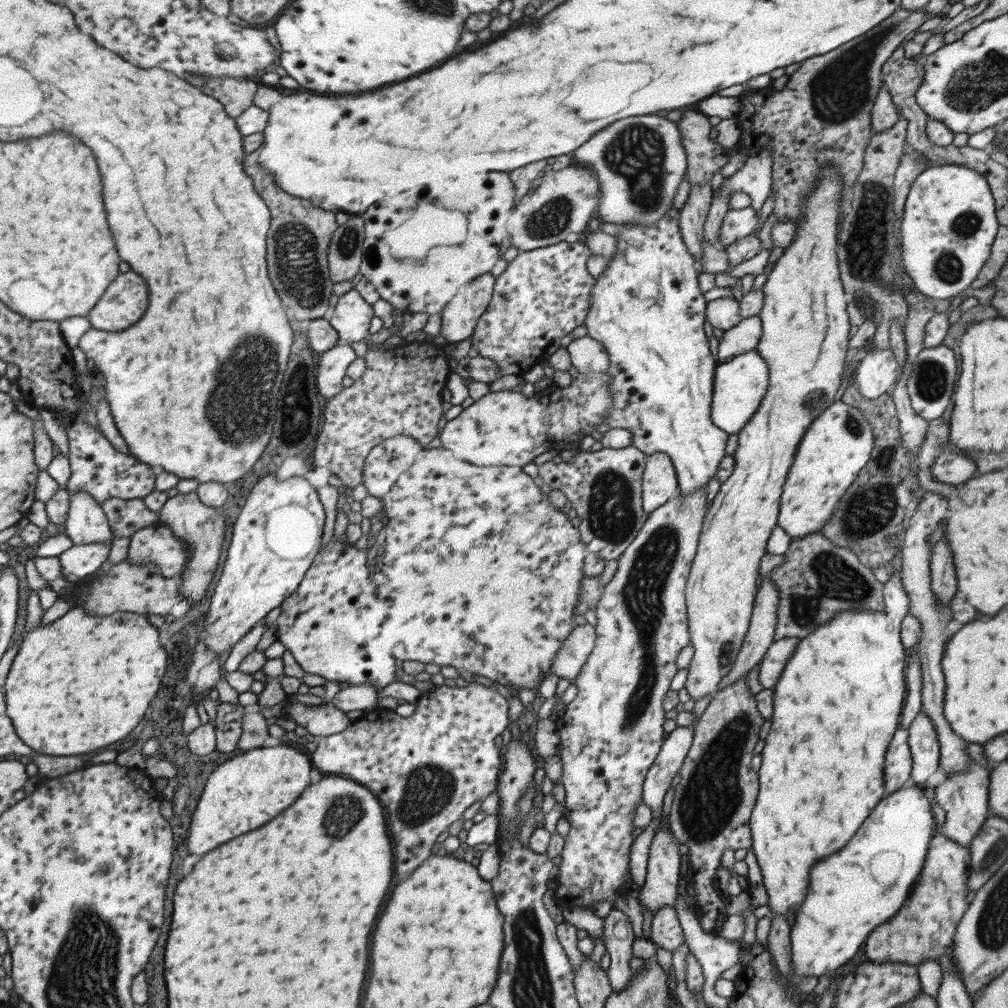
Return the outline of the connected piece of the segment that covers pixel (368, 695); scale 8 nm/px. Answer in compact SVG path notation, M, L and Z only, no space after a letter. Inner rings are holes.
M370 681L349 685L347 688L340 689L331 703L345 713L350 710L370 712L378 707L378 704L375 704L378 696L377 689Z

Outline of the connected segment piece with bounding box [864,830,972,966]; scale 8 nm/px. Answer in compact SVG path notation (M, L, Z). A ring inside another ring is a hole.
M939 830L934 832L922 872L913 884L908 900L888 922L880 924L868 935L864 950L868 960L916 966L927 958L938 961L952 943L958 923L971 902L972 892L967 889L970 859L968 847L948 840Z

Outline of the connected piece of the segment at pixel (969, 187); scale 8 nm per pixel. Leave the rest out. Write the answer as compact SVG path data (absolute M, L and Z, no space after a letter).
M966 166L928 167L912 183L901 220L901 258L915 288L930 299L953 299L971 287L1001 227L985 176Z

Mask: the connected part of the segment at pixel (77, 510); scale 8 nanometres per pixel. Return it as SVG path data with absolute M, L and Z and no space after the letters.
M89 492L69 494L65 528L74 545L110 543L113 532L101 504Z

